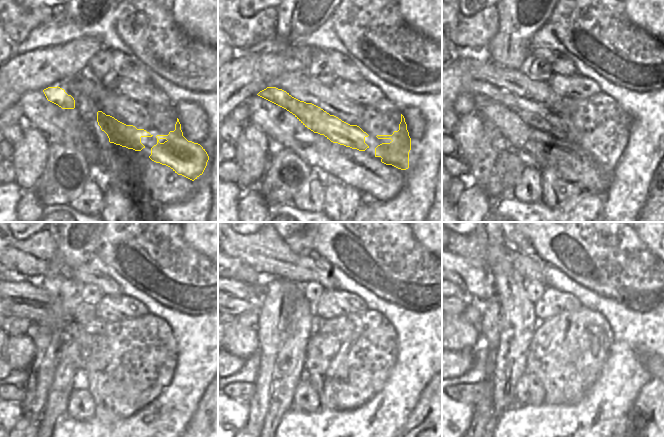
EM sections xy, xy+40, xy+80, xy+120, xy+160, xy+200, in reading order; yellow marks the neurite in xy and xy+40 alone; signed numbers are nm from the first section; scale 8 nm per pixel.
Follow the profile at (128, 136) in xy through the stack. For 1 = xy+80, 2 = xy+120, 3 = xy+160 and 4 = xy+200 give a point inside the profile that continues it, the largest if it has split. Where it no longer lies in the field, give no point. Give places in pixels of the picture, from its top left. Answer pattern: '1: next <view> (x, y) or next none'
1: next xy+80 (535, 115)
2: next xy+120 (14, 307)
3: next xy+160 (238, 306)
4: next xy+200 (462, 302)

